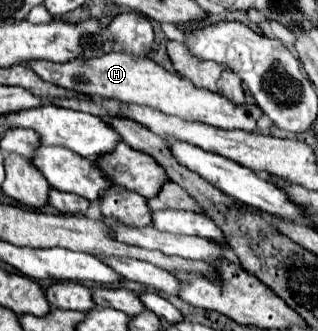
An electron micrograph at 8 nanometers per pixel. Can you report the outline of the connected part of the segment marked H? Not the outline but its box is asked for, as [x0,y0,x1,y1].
[29,52,261,132]

